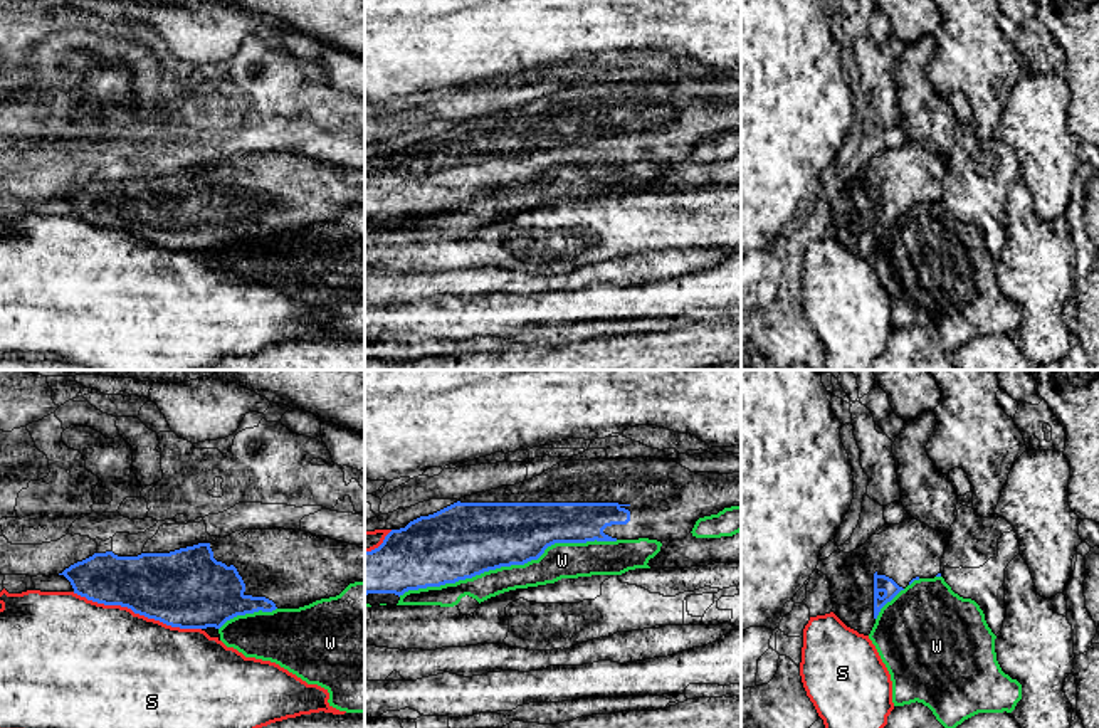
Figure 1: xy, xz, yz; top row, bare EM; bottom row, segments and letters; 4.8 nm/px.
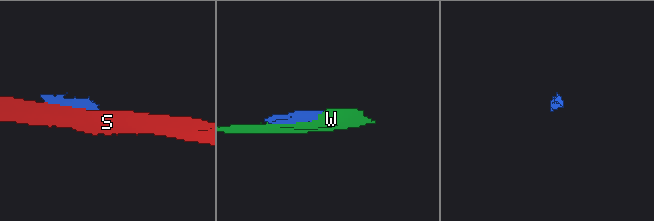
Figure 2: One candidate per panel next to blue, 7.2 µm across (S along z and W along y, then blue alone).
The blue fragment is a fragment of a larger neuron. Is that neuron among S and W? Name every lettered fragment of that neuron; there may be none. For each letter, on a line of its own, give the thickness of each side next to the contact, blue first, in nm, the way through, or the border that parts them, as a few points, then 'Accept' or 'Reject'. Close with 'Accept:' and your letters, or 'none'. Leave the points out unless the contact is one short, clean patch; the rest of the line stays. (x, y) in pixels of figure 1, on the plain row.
S: Thickness 360 nm (blue) against 500 nm. Reject
W: Thickness 360 nm (blue) against 170 nm. Reject
Accept: none

